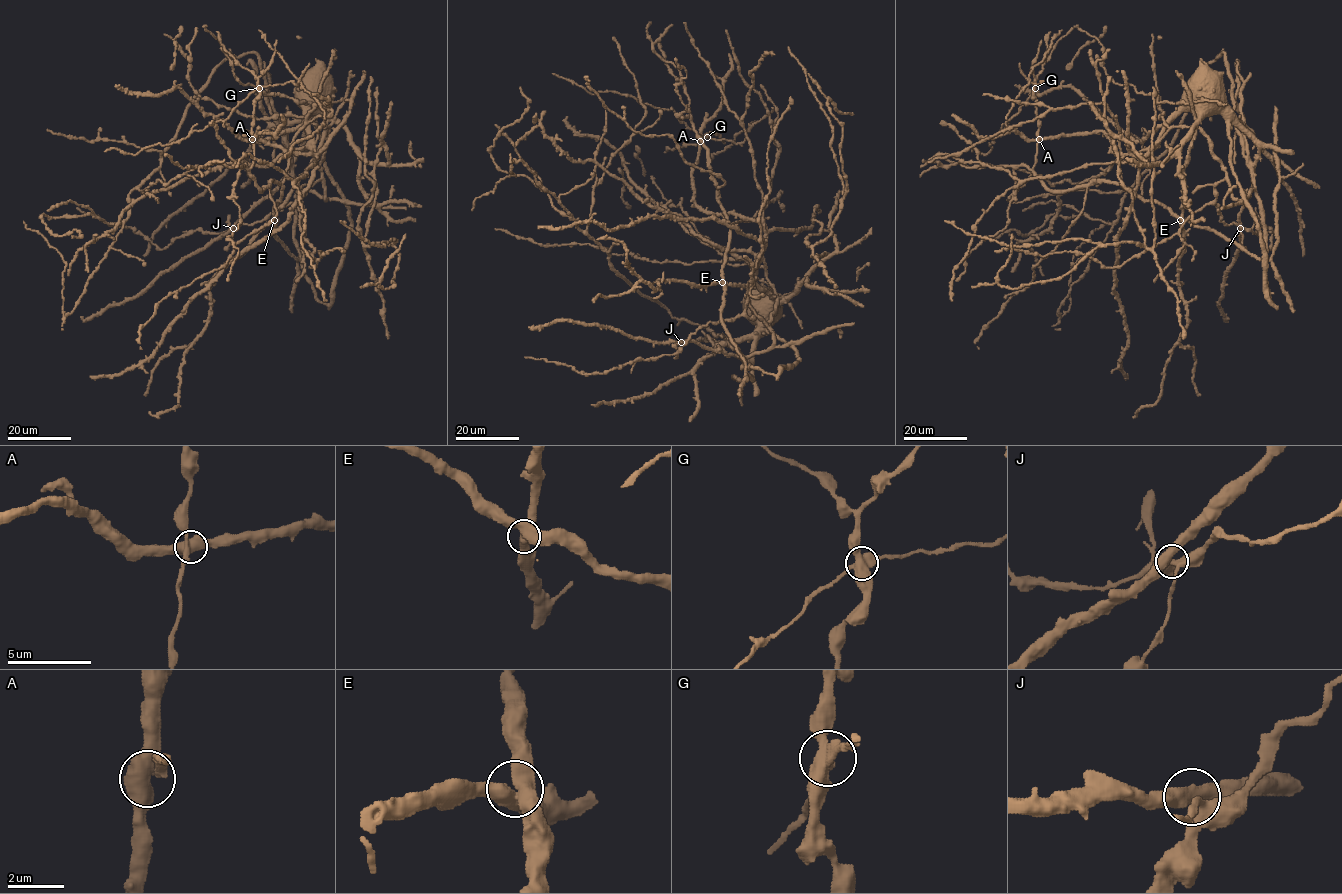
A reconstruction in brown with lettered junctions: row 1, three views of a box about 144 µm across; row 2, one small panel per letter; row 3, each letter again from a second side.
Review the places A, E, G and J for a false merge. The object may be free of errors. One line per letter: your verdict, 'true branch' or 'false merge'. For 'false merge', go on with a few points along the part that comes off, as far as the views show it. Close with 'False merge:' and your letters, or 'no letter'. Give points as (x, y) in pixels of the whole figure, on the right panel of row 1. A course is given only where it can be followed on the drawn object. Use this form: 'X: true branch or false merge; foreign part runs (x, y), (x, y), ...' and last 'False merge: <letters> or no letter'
A: true branch
E: true branch
G: false merge; foreign part runs (1035, 88), (1020, 111), (1007, 120), (1006, 127), (989, 143), (992, 147), (985, 155), (975, 148), (971, 151)
J: true branch
False merge: G

